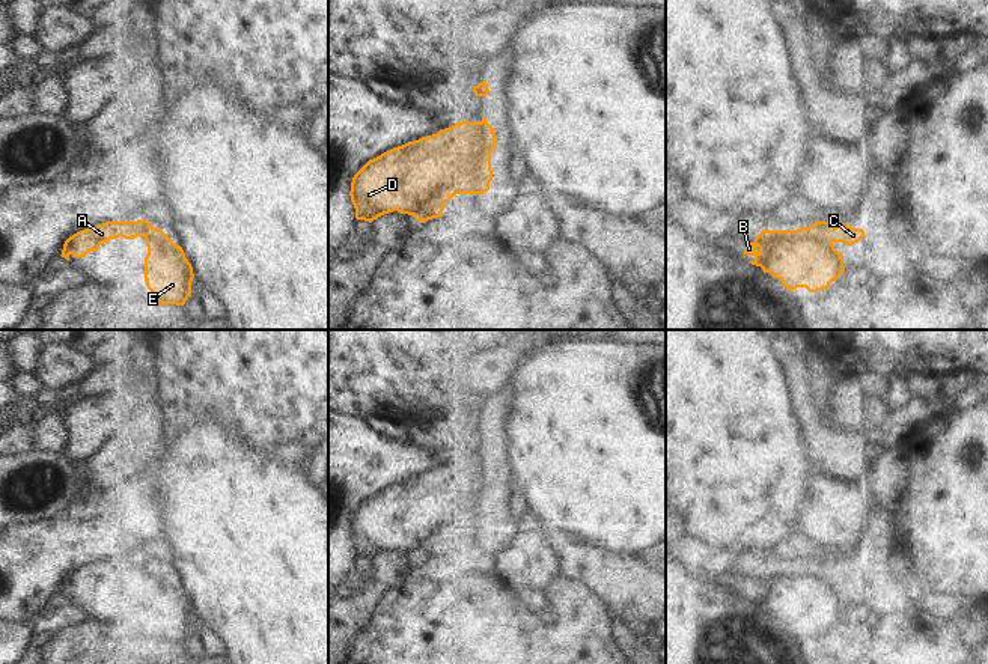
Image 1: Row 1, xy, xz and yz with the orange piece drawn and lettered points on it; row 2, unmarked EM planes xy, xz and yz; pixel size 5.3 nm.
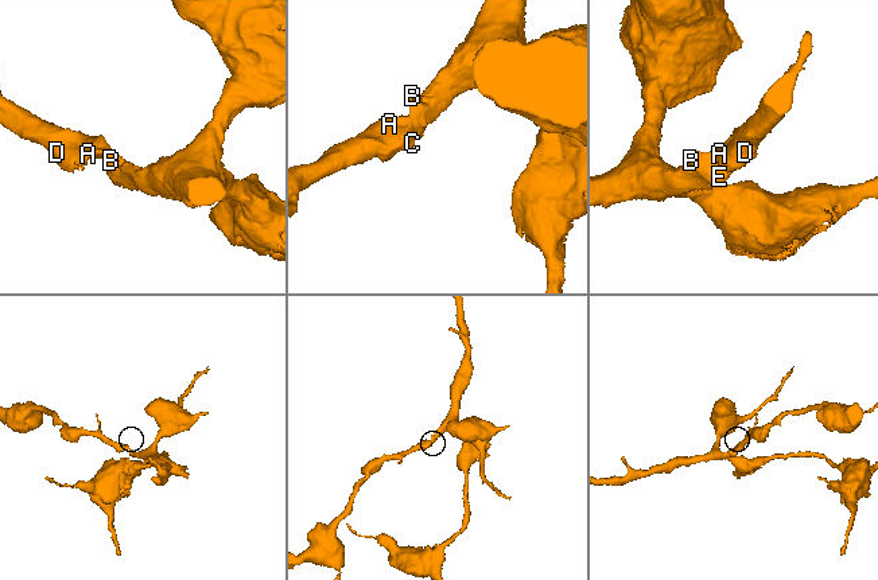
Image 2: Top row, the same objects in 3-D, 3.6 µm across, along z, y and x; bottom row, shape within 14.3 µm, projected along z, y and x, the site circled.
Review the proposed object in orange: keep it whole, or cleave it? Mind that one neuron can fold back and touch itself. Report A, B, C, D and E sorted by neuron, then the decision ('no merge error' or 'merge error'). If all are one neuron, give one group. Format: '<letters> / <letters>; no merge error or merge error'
A B C D E; no merge error

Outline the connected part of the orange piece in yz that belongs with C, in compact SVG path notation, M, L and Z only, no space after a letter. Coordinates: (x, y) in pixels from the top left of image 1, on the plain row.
M815 559L797 568L765 568L746 583L744 592L792 629L806 625L809 629L827 626L843 608L843 593L834 580L852 583L864 572L863 566L833 563L831 559Z

